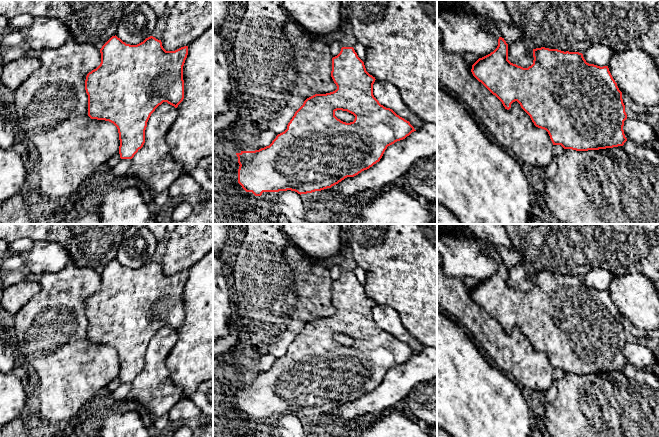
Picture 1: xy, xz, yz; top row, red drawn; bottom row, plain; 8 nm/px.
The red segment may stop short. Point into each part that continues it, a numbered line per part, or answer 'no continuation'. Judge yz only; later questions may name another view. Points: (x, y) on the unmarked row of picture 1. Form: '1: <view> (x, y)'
no continuation

